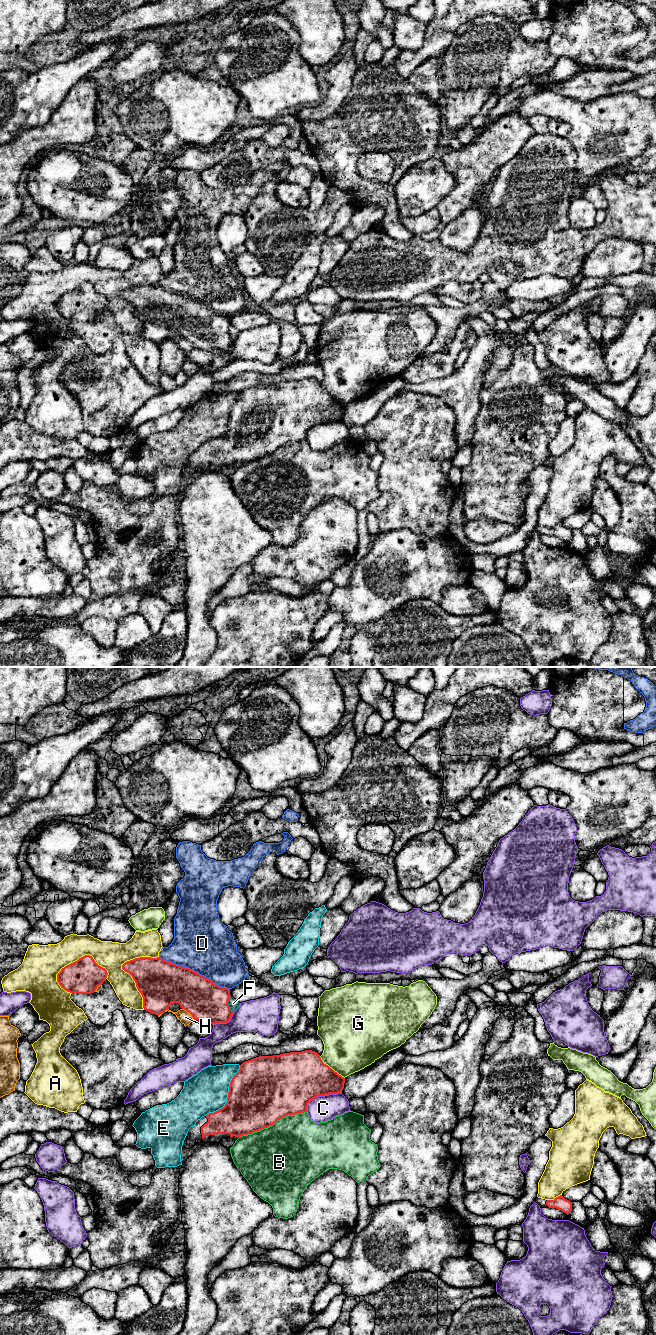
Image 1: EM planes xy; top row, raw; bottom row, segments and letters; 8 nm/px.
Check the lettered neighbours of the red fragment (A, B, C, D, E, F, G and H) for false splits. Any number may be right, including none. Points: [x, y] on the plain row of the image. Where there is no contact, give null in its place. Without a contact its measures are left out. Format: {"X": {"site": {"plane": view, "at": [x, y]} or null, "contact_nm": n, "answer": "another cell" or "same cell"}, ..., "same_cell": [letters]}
{"A": {"site": {"plane": "xy", "at": [81, 285]}, "contact_nm": 420, "answer": "another cell"}, "B": {"site": {"plane": "xy", "at": [272, 452]}, "contact_nm": 600, "answer": "another cell"}, "C": {"site": {"plane": "xy", "at": [320, 423]}, "contact_nm": 320, "answer": "another cell"}, "D": {"site": {"plane": "xy", "at": [194, 299]}, "contact_nm": 650, "answer": "another cell"}, "E": {"site": {"plane": "xy", "at": [228, 423]}, "contact_nm": 500, "answer": "another cell"}, "F": {"site": {"plane": "xy", "at": [227, 332]}, "contact_nm": 130, "answer": "another cell"}, "G": {"site": {"plane": "xy", "at": [331, 396]}, "contact_nm": 280, "answer": "another cell"}, "H": {"site": {"plane": "xy", "at": [189, 340]}, "contact_nm": 140, "answer": "another cell"}, "same_cell": []}

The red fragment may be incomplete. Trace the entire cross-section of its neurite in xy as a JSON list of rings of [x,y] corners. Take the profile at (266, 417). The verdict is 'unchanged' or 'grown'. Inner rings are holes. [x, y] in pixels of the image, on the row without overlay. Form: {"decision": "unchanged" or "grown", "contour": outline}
{"decision": "unchanged", "contour": [[[312,378],[283,381],[273,384],[259,384],[245,389],[233,404],[225,434],[206,443],[208,450],[201,455],[202,467],[209,463],[229,462],[241,465],[268,456],[278,448],[288,444],[307,440],[308,431],[317,424],[342,421],[345,406],[324,392],[320,383]]]}

